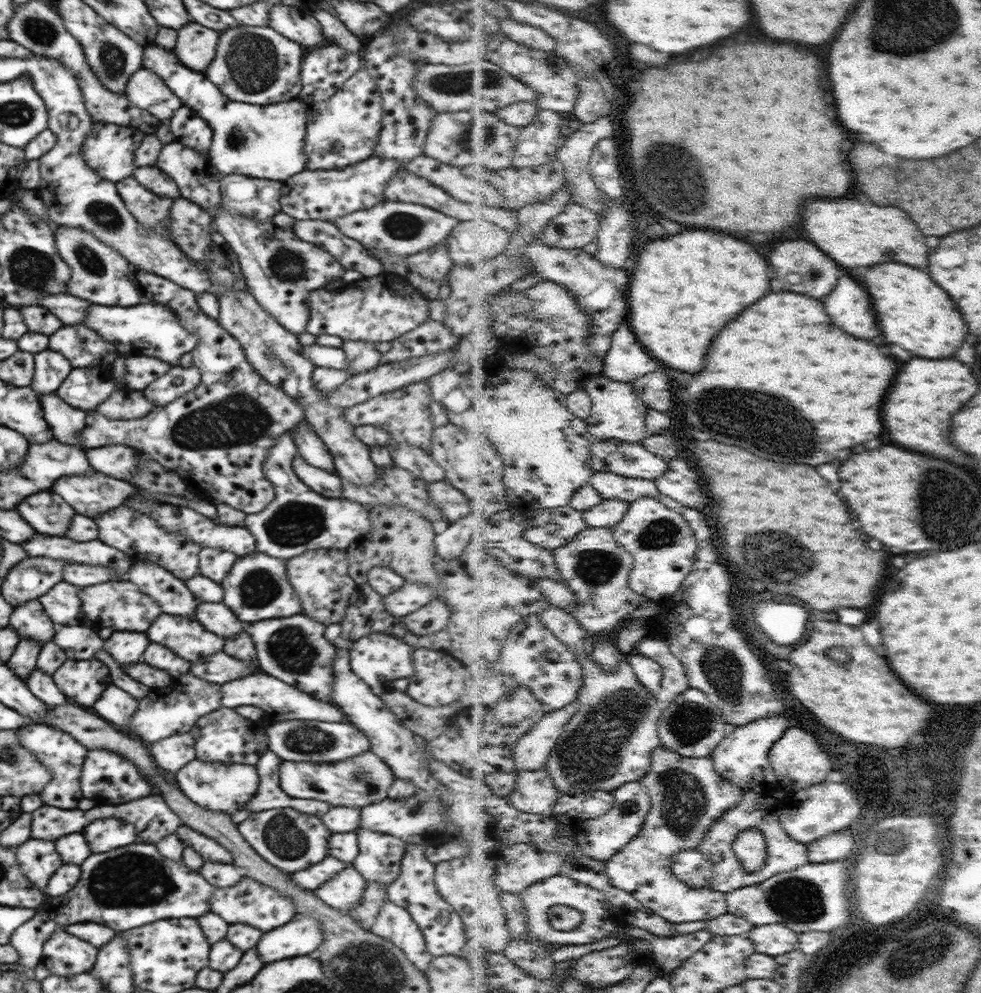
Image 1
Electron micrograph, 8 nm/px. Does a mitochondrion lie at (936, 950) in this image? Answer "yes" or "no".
yes

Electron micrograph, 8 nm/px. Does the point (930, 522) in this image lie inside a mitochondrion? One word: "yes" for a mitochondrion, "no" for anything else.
yes

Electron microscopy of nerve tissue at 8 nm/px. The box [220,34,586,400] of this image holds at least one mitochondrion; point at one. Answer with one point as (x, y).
(462, 83)

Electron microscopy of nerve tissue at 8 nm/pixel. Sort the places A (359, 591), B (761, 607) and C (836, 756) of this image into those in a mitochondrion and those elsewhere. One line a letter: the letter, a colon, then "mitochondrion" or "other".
A: other
B: other
C: other

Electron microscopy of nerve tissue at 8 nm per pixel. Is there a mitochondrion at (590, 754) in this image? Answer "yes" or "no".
yes

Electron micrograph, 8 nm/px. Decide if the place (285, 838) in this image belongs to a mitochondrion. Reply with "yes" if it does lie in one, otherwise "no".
yes

